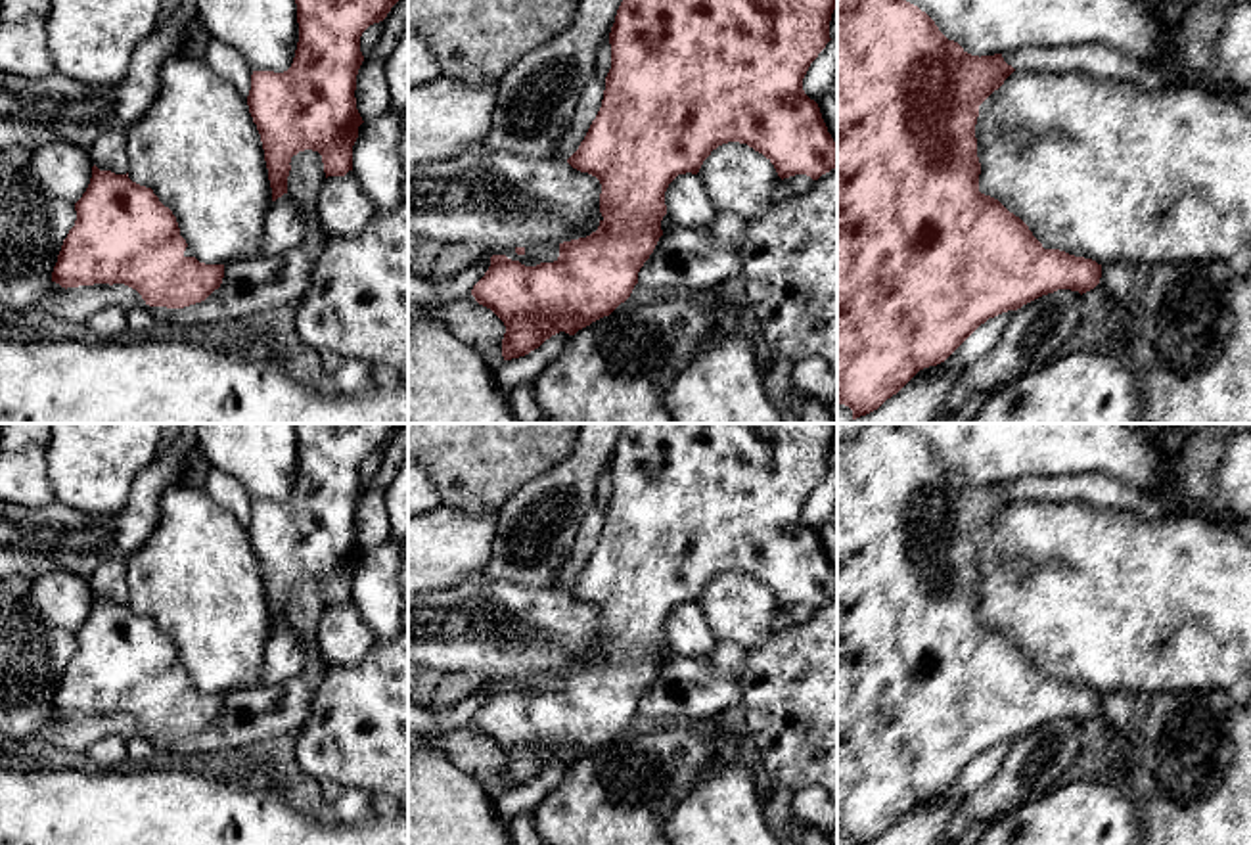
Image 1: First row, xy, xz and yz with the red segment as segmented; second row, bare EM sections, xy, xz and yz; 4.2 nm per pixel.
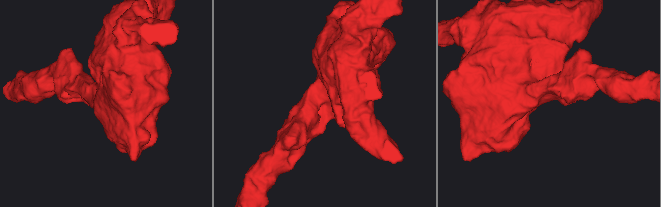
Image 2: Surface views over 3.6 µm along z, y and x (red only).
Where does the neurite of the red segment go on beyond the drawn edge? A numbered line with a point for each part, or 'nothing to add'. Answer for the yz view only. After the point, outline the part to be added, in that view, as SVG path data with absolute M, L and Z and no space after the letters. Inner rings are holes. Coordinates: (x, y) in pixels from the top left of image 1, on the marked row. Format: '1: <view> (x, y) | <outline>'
nothing to add

